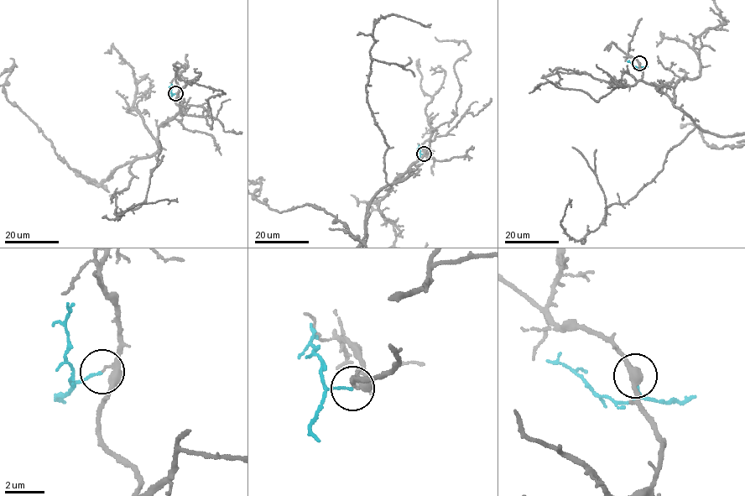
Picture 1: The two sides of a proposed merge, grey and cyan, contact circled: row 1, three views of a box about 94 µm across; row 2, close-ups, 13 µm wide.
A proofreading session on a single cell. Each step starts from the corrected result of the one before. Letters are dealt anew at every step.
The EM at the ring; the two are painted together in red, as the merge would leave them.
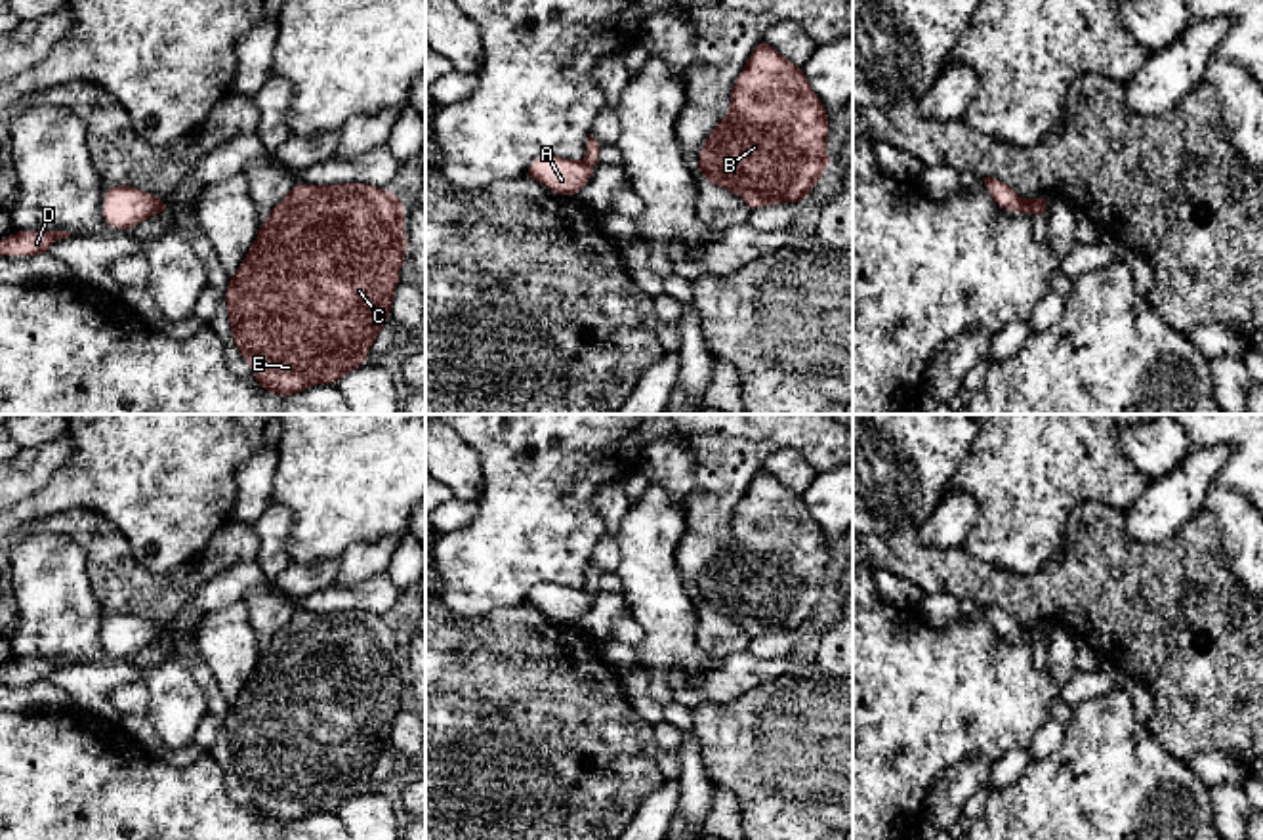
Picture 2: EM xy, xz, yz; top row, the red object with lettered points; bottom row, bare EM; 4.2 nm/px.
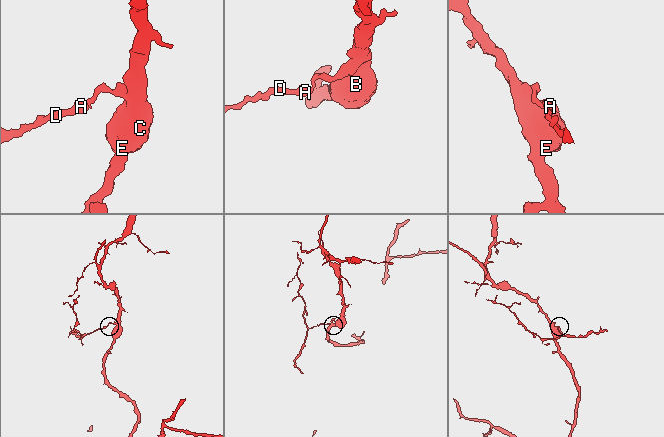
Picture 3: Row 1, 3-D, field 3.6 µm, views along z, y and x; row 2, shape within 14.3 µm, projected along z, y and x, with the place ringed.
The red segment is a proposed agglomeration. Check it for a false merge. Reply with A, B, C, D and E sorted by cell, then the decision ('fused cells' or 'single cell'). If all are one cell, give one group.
A D / B C E | fused cells

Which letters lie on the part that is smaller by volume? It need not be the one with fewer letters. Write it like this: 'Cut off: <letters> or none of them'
Cut off: A, D

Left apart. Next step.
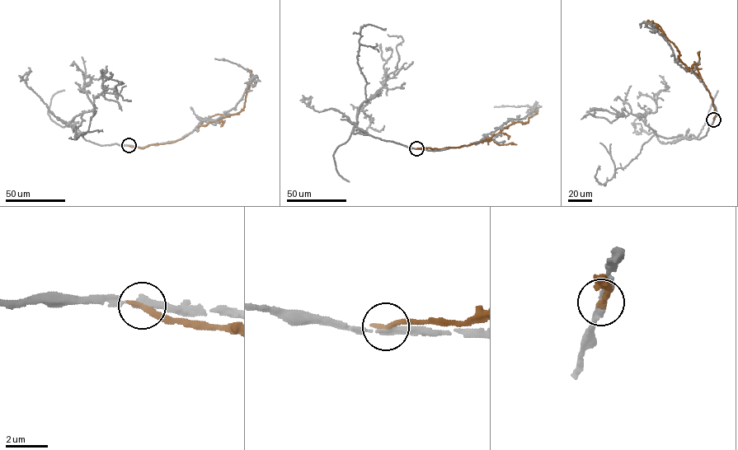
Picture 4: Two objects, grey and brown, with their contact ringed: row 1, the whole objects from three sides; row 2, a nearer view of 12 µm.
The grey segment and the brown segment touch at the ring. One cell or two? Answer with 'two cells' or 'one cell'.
two cells

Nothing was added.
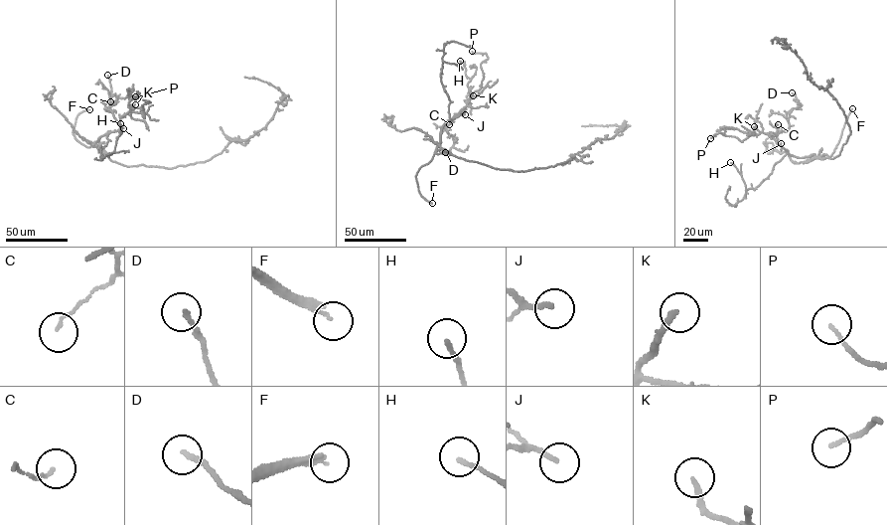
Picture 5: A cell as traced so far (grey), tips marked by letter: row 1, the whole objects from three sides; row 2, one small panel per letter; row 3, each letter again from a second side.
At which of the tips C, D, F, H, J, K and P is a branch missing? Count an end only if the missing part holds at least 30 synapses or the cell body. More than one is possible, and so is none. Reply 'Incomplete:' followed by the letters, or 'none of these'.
Incomplete: F, J, K

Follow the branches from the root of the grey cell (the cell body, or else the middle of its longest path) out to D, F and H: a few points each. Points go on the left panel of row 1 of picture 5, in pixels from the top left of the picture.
D: (144, 165), (112, 161), (92, 146), (120, 127), (112, 111), (106, 110), (114, 94), (109, 93), (107, 75)
F: (144, 165), (126, 166), (112, 161), (99, 147), (88, 147), (75, 139), (73, 131), (77, 115), (89, 109)
H: (144, 165), (112, 161), (92, 146), (108, 134), (106, 145), (98, 150), (101, 156), (110, 155), (120, 123)

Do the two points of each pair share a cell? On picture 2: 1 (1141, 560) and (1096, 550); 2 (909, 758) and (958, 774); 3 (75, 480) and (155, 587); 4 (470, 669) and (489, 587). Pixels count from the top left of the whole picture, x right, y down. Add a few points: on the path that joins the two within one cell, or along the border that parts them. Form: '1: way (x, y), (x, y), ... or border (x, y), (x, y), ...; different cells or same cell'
1: way (1130, 560), (1107, 560); same cell
2: border (989, 758), (951, 764), (928, 812); different cells
3: border (54, 514), (92, 508), (130, 546); different cells
4: border (525, 604), (479, 617), (455, 617), (445, 609); different cells

